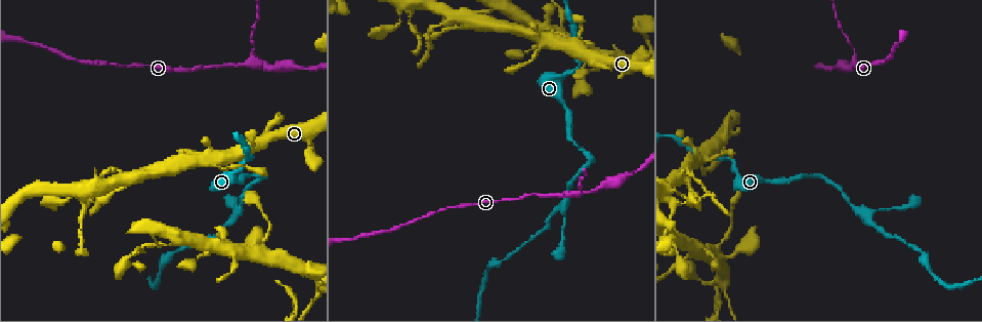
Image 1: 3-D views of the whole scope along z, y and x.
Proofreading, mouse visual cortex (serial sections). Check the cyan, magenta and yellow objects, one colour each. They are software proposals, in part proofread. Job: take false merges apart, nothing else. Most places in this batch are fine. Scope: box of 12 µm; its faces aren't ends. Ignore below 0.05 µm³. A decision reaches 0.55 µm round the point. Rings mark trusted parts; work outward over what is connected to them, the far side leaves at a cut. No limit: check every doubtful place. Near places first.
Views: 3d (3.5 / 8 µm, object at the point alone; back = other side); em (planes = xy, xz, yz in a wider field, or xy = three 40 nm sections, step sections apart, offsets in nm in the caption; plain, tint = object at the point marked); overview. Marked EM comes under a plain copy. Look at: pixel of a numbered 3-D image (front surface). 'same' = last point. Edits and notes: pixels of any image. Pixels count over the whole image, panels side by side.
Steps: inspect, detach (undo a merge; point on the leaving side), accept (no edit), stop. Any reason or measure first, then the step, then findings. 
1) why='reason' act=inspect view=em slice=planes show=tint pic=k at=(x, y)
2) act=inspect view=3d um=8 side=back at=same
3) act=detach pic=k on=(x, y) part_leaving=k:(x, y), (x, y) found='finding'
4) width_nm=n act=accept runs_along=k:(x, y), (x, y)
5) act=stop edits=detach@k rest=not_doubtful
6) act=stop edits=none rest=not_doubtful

why='thin neck' act=inspect view=3d um=8 side=back pic=1 at=(246, 64)

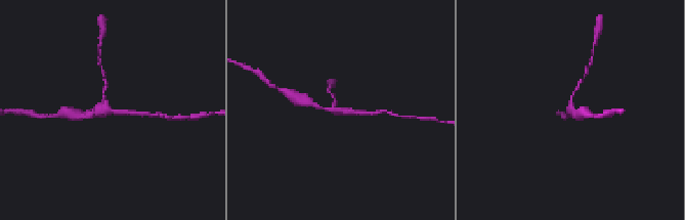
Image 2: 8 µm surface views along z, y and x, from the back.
act=inspect view=3d um=3.5 side=back pic=2 at=(569, 110)

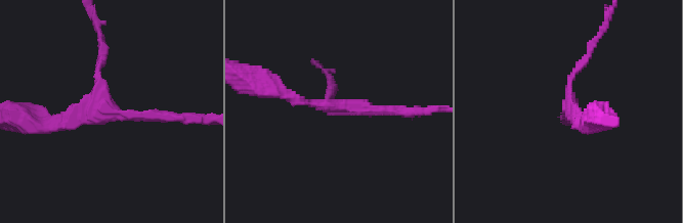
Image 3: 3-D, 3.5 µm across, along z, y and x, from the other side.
act=accept runs_along=3:(410, 112), (318, 105), (281, 90) found='one cell here'

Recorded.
act=inspect view=3d um=3.5 pic=1 at=(125, 176)

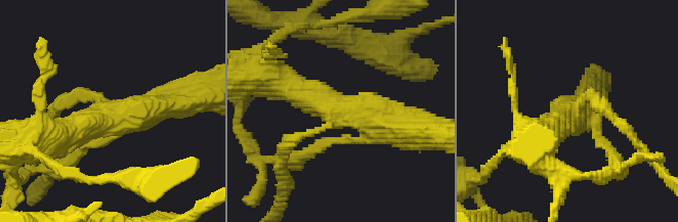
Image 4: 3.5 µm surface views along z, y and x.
arms=3 arm_widths_nm=150,450,450 act=inspect view=em slice=planes show=tint pic=4 at=(570, 117)

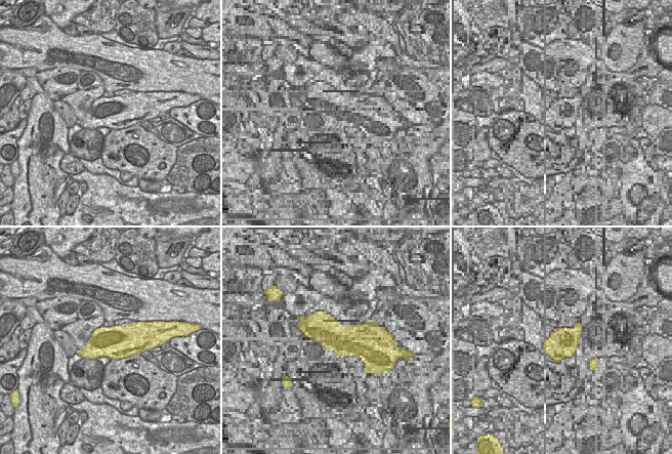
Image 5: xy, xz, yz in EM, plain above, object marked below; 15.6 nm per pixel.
act=accept runs_along=4:(406, 128), (334, 109), (287, 86) found='all the same cell'

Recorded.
why='sharp bend' act=inspect view=3d um=3.5 pic=1 at=(726, 159)

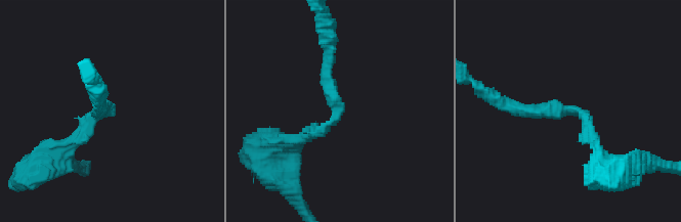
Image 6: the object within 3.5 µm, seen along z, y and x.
arm_widths_nm=200,200 why='now the EM' act=inspect view=em slice=planes show=tint pic=6 at=(338, 115)

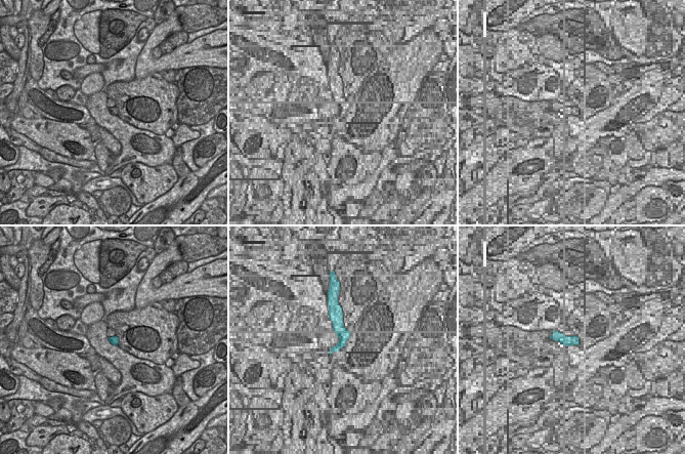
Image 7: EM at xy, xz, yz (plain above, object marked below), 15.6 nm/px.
width_nm=130 act=accept runs_along=6:(599, 151), (581, 110), (510, 107) found='one cell here'

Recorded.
act=stop edits=none rest=not_doubtful

